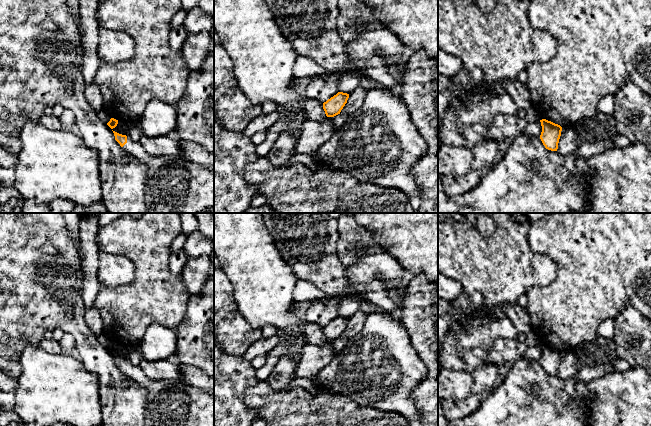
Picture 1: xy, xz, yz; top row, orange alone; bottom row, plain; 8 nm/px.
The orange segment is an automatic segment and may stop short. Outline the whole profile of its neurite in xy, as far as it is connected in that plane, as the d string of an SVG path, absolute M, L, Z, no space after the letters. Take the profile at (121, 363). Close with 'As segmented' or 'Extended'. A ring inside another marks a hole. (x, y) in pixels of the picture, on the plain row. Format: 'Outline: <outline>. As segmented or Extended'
Outline: M113 357L122 373L148 391L146 426L214 426L214 395L183 381L151 380L139 365Z. Extended

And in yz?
Outline: M546 343L540 344L542 356L540 363L546 373L557 375L562 351Z. As segmented

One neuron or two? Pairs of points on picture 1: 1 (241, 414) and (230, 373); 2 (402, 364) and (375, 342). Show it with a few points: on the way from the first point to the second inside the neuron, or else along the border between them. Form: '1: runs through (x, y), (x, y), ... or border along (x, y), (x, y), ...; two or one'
1: runs through (231, 404), (230, 383); one
2: runs through (395, 362), (382, 349); one

